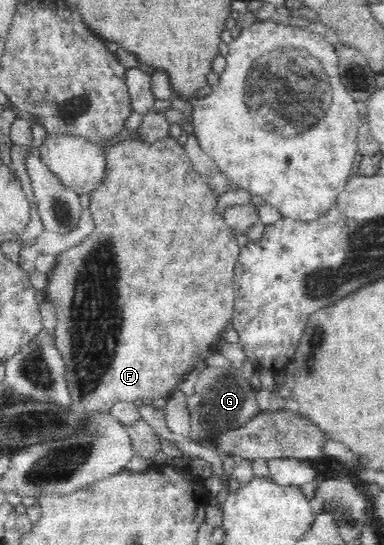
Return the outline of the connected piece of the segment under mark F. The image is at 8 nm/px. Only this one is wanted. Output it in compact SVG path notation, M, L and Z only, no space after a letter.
M168 137L151 146L131 140L121 144L112 142L105 145L105 155L108 157L107 167L109 167L105 184L90 196L90 212L96 229L81 244L57 257L56 267L48 276L48 285L45 290L46 300L53 305L57 315L55 343L63 361L63 379L70 395L70 404L74 408L82 408L89 414L109 413L116 402L167 399L175 386L181 382L183 374L193 369L194 363L203 359L211 361L217 353L216 344L221 339L223 328L234 315L233 280L240 254L236 236L225 225L222 215L217 212L217 197L195 173L189 157L177 140Z

